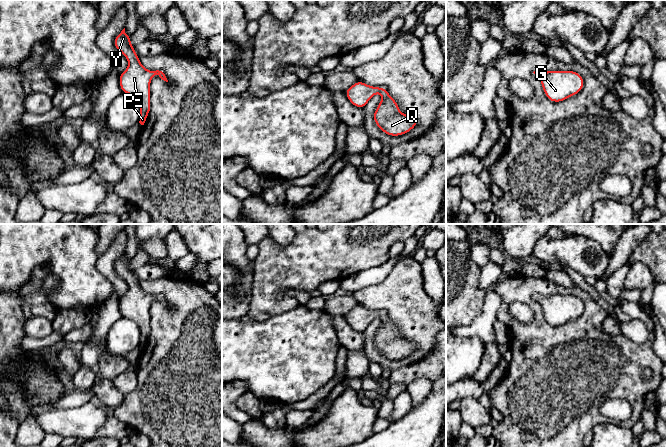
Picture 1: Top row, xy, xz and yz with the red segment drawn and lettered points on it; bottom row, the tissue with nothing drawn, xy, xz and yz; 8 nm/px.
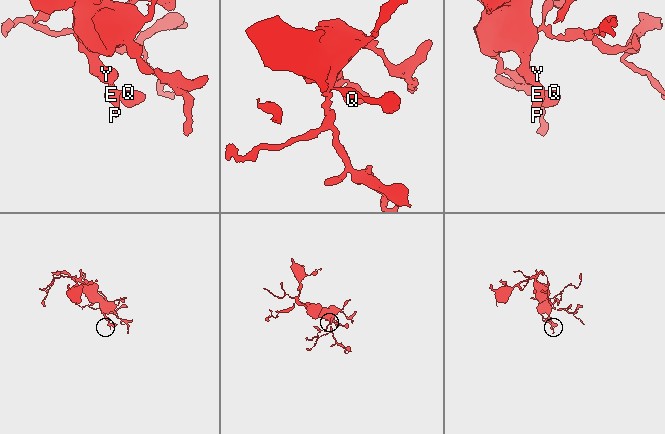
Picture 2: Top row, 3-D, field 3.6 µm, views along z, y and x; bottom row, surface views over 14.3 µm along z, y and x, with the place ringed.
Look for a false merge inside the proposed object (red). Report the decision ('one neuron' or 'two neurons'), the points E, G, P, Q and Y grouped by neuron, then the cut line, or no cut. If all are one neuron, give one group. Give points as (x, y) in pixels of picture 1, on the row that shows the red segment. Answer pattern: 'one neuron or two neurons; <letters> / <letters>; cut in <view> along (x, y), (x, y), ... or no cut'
one neuron; E G P Q Y; no cut

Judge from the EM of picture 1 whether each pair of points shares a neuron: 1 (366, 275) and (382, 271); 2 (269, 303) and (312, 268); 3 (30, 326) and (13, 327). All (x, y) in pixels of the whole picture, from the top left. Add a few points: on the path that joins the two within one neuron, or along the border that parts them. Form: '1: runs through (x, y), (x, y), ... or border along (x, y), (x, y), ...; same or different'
1: runs through (370, 275), (378, 273); same
2: runs through (272, 290), (294, 268), (299, 268); same
3: border along (25, 318), (24, 332), (26, 335); different

